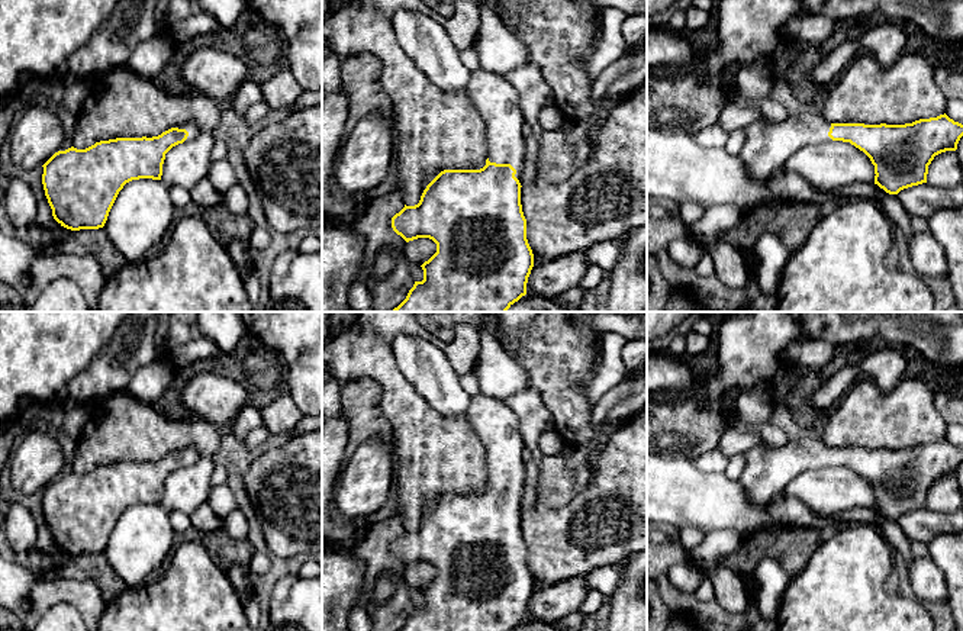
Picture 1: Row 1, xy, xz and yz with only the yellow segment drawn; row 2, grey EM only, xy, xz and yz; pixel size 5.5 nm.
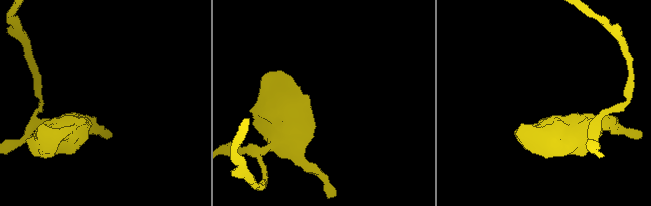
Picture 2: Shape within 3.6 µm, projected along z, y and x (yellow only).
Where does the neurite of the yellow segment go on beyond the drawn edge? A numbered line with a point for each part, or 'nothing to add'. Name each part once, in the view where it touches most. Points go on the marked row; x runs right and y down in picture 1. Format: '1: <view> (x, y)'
1: xz (496, 99)

